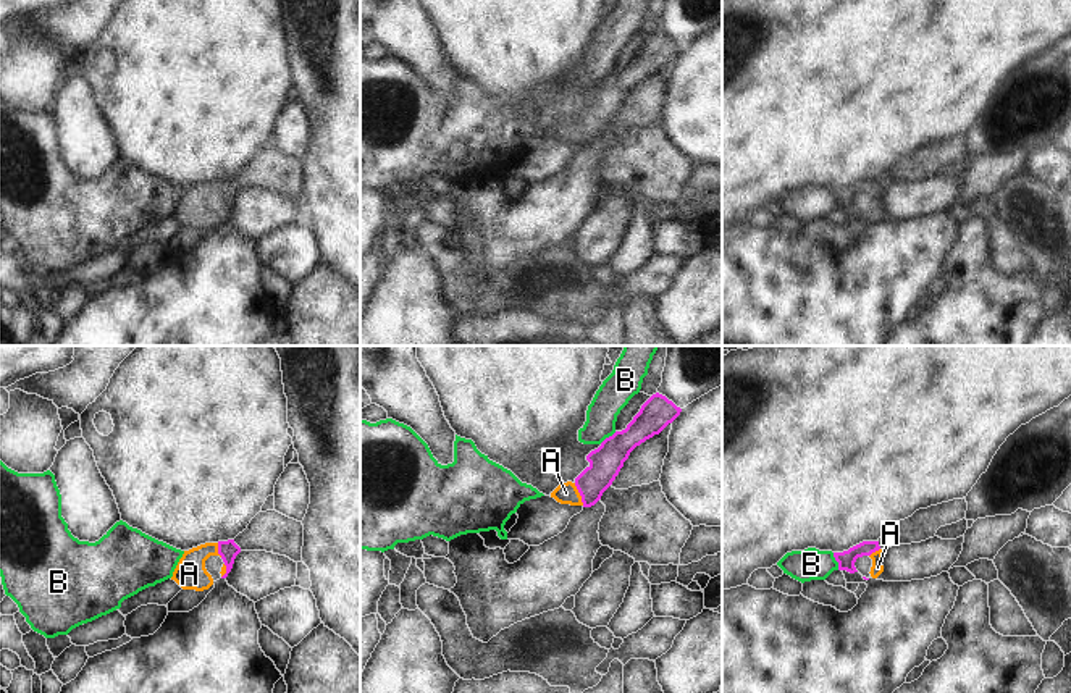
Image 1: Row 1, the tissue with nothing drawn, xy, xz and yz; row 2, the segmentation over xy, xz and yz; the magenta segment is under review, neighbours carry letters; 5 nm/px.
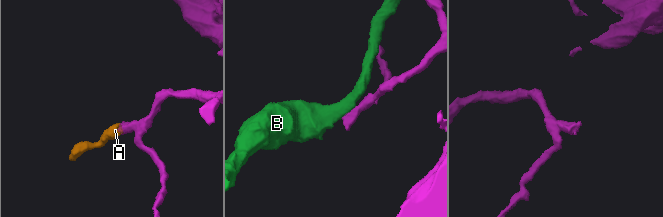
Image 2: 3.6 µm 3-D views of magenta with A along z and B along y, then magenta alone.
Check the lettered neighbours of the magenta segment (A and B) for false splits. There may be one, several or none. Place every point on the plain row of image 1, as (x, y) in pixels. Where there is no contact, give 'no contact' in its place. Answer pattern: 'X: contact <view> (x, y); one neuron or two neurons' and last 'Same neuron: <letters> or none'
A: contact xz (580, 133); one neuron
B: contact yz (835, 197); two neurons
Same neuron: A

